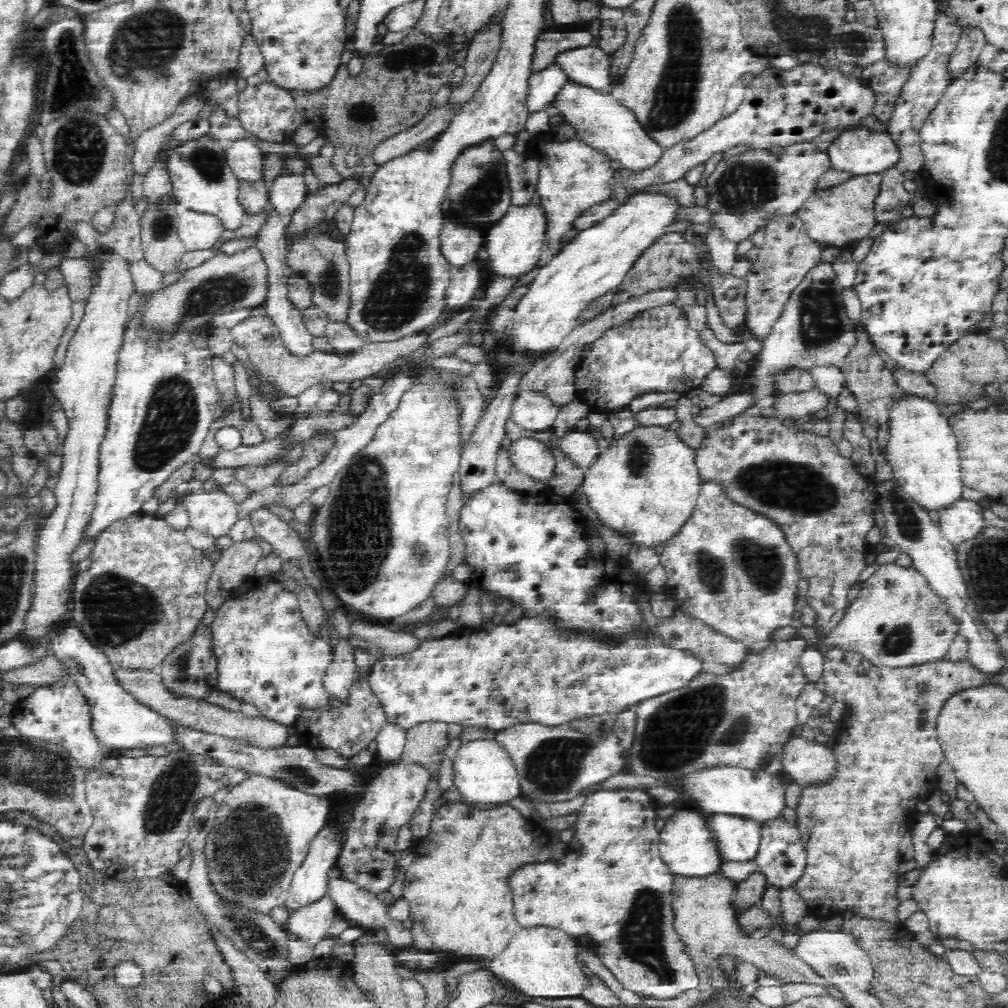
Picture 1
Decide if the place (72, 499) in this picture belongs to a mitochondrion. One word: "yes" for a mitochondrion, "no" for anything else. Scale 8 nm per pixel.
no

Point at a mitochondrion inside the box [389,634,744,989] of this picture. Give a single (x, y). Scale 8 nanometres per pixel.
(641, 936)

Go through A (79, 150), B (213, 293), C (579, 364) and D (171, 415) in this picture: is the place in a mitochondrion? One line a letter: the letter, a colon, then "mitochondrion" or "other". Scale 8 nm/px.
A: mitochondrion
B: mitochondrion
C: other
D: mitochondrion

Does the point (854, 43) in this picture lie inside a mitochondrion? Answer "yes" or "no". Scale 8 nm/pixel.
yes

